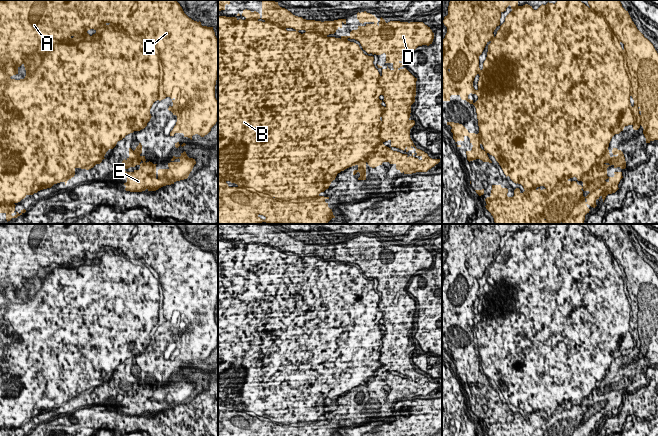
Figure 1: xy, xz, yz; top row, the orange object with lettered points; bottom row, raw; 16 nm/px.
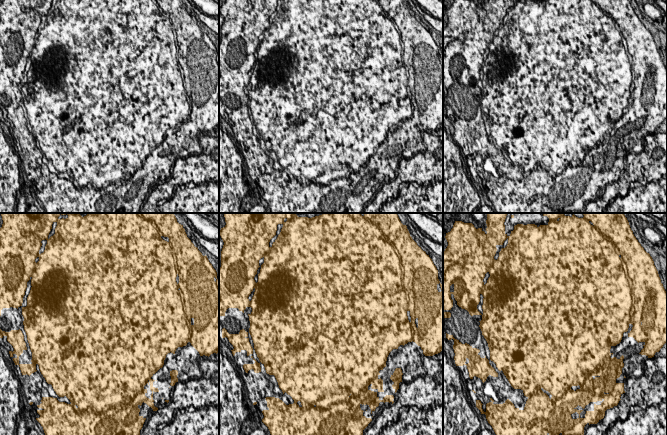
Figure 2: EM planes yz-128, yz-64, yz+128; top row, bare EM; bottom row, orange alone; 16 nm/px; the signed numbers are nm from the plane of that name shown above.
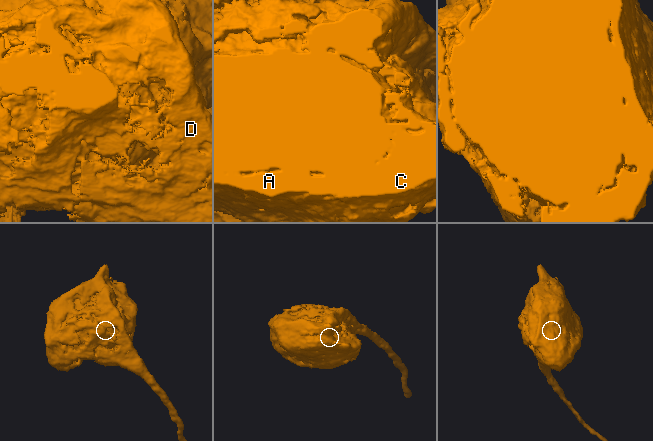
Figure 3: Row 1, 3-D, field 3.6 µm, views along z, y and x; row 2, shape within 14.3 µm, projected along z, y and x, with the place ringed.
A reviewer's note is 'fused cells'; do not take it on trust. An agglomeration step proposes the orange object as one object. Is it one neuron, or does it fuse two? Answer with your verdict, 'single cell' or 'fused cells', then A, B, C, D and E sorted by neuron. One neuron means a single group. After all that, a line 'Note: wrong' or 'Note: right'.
single cell; A B C D E
Note: wrong

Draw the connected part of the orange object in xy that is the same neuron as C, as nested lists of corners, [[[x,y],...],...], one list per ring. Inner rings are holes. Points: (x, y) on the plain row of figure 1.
[[[0,224],[0,436],[14,436],[15,428],[27,419],[33,419],[40,414],[51,412],[54,408],[60,406],[64,406],[66,409],[67,405],[74,401],[76,392],[89,394],[96,388],[100,388],[105,383],[106,376],[113,373],[118,365],[125,362],[126,359],[134,355],[140,355],[147,350],[152,341],[150,333],[157,324],[161,325],[166,321],[172,323],[173,330],[169,330],[168,334],[177,340],[177,346],[170,356],[170,360],[174,360],[175,357],[183,357],[184,361],[191,364],[195,358],[204,361],[218,345],[218,326],[215,322],[217,298],[218,263],[215,260],[213,251],[202,250],[200,245],[197,246],[189,242],[176,224]],[[22,288],[26,294],[25,302],[20,304],[11,303],[11,300],[18,298],[18,292]]]

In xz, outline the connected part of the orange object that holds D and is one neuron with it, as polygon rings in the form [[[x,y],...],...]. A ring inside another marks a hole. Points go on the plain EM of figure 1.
[[[262,225],[262,238],[261,238],[261,239],[260,239],[260,238],[259,238],[259,237],[258,237],[258,236],[256,236],[256,235],[254,235],[254,236],[251,236],[251,235],[250,235],[250,234],[247,234],[247,233],[245,233],[245,234],[243,234],[243,237],[242,237],[242,238],[241,238],[241,239],[242,239],[242,240],[244,240],[244,241],[245,241],[245,242],[246,242],[246,243],[245,243],[245,244],[242,244],[242,243],[239,243],[239,244],[238,244],[238,243],[237,243],[237,242],[236,242],[236,241],[226,241],[226,240],[218,240],[218,436],[332,436],[332,433],[330,433],[330,432],[329,432],[329,431],[328,431],[328,427],[326,427],[326,426],[325,426],[325,424],[326,424],[326,423],[329,423],[329,421],[324,421],[324,420],[320,420],[320,419],[319,419],[319,418],[320,418],[320,417],[321,417],[321,416],[324,416],[324,415],[325,415],[325,414],[326,414],[326,413],[328,413],[328,412],[329,412],[329,410],[330,410],[330,408],[331,408],[331,406],[332,406],[332,405],[333,405],[333,404],[335,404],[335,402],[336,402],[336,400],[337,400],[337,398],[338,398],[338,397],[340,397],[340,396],[341,396],[341,395],[344,395],[344,394],[345,394],[345,393],[347,393],[347,392],[349,392],[349,391],[352,391],[352,390],[355,390],[355,389],[357,389],[357,390],[358,390],[358,393],[357,393],[357,394],[354,394],[354,395],[353,395],[353,399],[355,399],[355,398],[356,398],[356,397],[357,397],[357,396],[359,396],[359,397],[360,397],[360,401],[359,401],[359,402],[358,402],[358,404],[366,404],[366,389],[367,389],[367,388],[368,388],[368,389],[369,389],[369,390],[370,390],[370,391],[372,391],[372,392],[375,392],[375,391],[377,391],[377,390],[379,390],[379,389],[382,389],[382,387],[383,387],[383,386],[389,386],[389,387],[390,387],[390,388],[395,388],[395,389],[396,389],[396,393],[397,393],[397,394],[399,394],[399,395],[400,395],[400,396],[401,396],[401,397],[404,397],[404,398],[412,398],[412,397],[416,397],[416,396],[427,396],[427,395],[428,395],[428,394],[429,394],[429,393],[431,393],[431,392],[432,392],[432,391],[434,391],[434,390],[435,390],[435,389],[436,389],[436,388],[438,388],[438,387],[439,387],[439,386],[440,386],[440,383],[432,383],[432,382],[430,382],[430,381],[429,381],[429,380],[428,380],[428,378],[427,378],[427,377],[425,377],[425,376],[424,376],[424,375],[422,375],[422,374],[420,374],[420,373],[417,373],[417,372],[416,372],[416,370],[415,370],[415,369],[414,369],[414,367],[413,367],[413,365],[412,365],[412,364],[411,364],[411,362],[410,362],[410,353],[411,353],[411,352],[412,352],[412,351],[413,351],[413,350],[414,350],[414,349],[415,349],[415,345],[414,345],[414,344],[410,344],[410,343],[409,343],[409,342],[410,342],[410,340],[411,340],[411,339],[410,339],[410,337],[411,337],[411,329],[412,329],[412,328],[413,328],[413,327],[414,327],[414,326],[415,326],[415,320],[416,320],[416,305],[417,305],[417,302],[415,302],[415,301],[414,301],[414,300],[413,300],[413,299],[412,299],[412,298],[411,298],[411,297],[410,297],[410,296],[409,296],[409,295],[408,295],[408,294],[407,294],[407,293],[406,293],[406,292],[404,292],[404,293],[402,293],[402,292],[401,292],[401,291],[402,291],[402,290],[404,290],[404,289],[406,289],[406,287],[407,287],[407,286],[408,286],[408,282],[409,282],[409,280],[410,280],[410,279],[411,279],[411,278],[413,278],[413,277],[414,277],[414,274],[415,274],[415,273],[416,273],[416,272],[417,272],[417,271],[418,271],[418,270],[422,270],[422,269],[427,269],[427,270],[429,270],[429,269],[430,269],[430,268],[432,268],[432,266],[433,266],[433,263],[434,263],[434,257],[433,257],[433,256],[432,256],[432,254],[431,254],[431,253],[430,253],[430,251],[428,251],[428,250],[427,250],[427,249],[425,249],[425,248],[424,248],[424,247],[423,247],[423,246],[410,246],[410,247],[408,247],[408,246],[400,246],[400,245],[390,245],[390,246],[388,246],[388,247],[386,247],[386,246],[385,246],[385,244],[384,244],[384,243],[383,243],[383,242],[382,242],[382,241],[381,241],[381,242],[380,242],[380,244],[379,244],[379,245],[378,245],[378,244],[377,244],[377,242],[376,242],[376,241],[375,241],[375,240],[374,240],[374,239],[372,239],[372,238],[370,238],[370,237],[367,237],[367,236],[366,236],[366,235],[364,235],[364,236],[361,236],[361,237],[359,237],[359,236],[358,236],[358,237],[357,237],[357,243],[358,243],[358,244],[359,244],[359,246],[360,246],[360,247],[362,247],[362,248],[363,248],[363,247],[364,247],[364,246],[366,246],[366,247],[367,247],[367,248],[366,248],[366,249],[365,249],[365,250],[363,250],[363,249],[362,249],[362,250],[358,250],[358,253],[357,253],[357,254],[352,254],[352,255],[351,255],[351,256],[350,256],[350,259],[349,259],[349,260],[341,260],[341,261],[340,261],[340,262],[335,262],[335,261],[329,261],[329,260],[328,260],[328,259],[329,259],[329,258],[334,258],[334,257],[335,257],[335,256],[336,256],[336,254],[337,254],[337,253],[338,253],[338,252],[339,252],[339,251],[340,251],[340,252],[342,252],[342,248],[343,248],[343,247],[344,247],[344,248],[346,248],[346,243],[338,243],[338,244],[334,244],[334,245],[324,245],[324,246],[321,246],[321,245],[315,245],[315,244],[306,244],[306,243],[303,243],[303,242],[302,242],[302,241],[298,241],[298,240],[295,240],[295,239],[293,239],[293,238],[292,238],[292,237],[291,237],[291,236],[290,236],[290,235],[288,235],[288,234],[287,234],[287,233],[285,233],[285,232],[282,232],[282,231],[280,231],[280,230],[279,230],[279,229],[278,229],[278,226],[275,226],[275,225]],[[383,277],[385,277],[385,278],[386,278],[386,286],[385,286],[385,287],[392,287],[392,288],[393,288],[393,292],[394,292],[394,293],[393,293],[393,294],[390,294],[390,293],[389,293],[389,292],[388,292],[388,290],[387,290],[387,292],[386,292],[386,293],[383,293],[383,292],[382,292],[382,290],[380,290],[380,289],[378,289],[378,288],[377,288],[377,290],[378,290],[378,292],[381,292],[381,293],[382,293],[382,298],[381,298],[381,299],[380,299],[380,298],[379,298],[379,296],[378,296],[378,294],[377,294],[377,293],[376,293],[376,292],[375,292],[375,290],[374,290],[374,288],[373,288],[373,285],[374,285],[374,281],[373,281],[373,279],[374,279],[374,278],[376,278],[376,279],[381,279],[381,278],[383,278]],[[413,370],[414,370],[414,371],[415,371],[415,373],[416,373],[416,375],[415,375],[415,376],[414,376],[414,377],[412,377],[412,379],[411,379],[411,380],[408,380],[408,379],[407,379],[407,378],[402,378],[402,377],[400,377],[400,376],[397,376],[397,375],[393,375],[393,374],[392,374],[392,373],[391,373],[391,372],[392,372],[392,371],[396,371],[396,372],[399,372],[399,373],[401,373],[401,374],[403,374],[403,375],[404,375],[404,374],[405,374],[405,375],[406,375],[406,376],[408,376],[408,375],[409,375],[409,374],[413,374],[413,372],[412,372],[412,371],[413,371]]]

